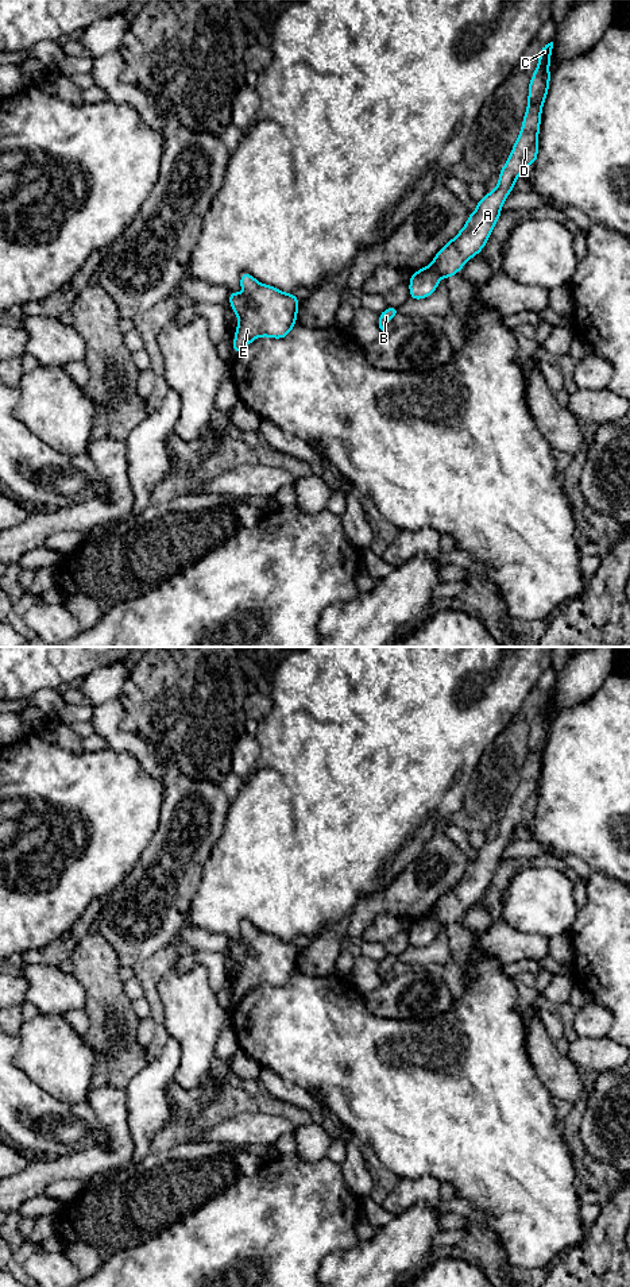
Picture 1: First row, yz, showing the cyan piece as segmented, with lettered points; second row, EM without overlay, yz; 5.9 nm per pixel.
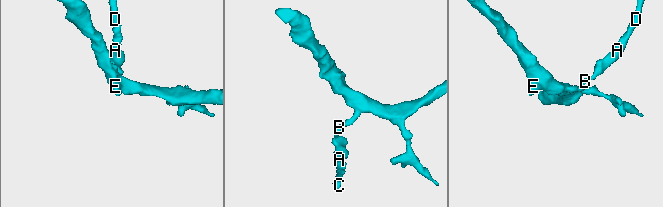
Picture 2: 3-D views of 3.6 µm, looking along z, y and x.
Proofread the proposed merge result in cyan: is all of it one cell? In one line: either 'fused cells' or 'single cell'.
fused cells

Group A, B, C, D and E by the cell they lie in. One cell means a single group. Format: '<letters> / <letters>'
A C D / B E

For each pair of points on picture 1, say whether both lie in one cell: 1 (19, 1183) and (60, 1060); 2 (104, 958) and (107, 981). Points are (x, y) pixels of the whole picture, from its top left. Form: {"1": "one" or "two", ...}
{"1": "two", "2": "one"}

